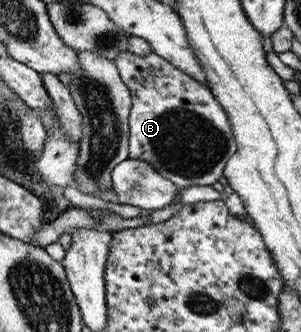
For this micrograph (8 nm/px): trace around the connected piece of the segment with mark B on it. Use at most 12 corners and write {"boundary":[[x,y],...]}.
{"boundary":[[152,52],[114,58],[127,157],[211,186],[235,142],[209,89]]}

